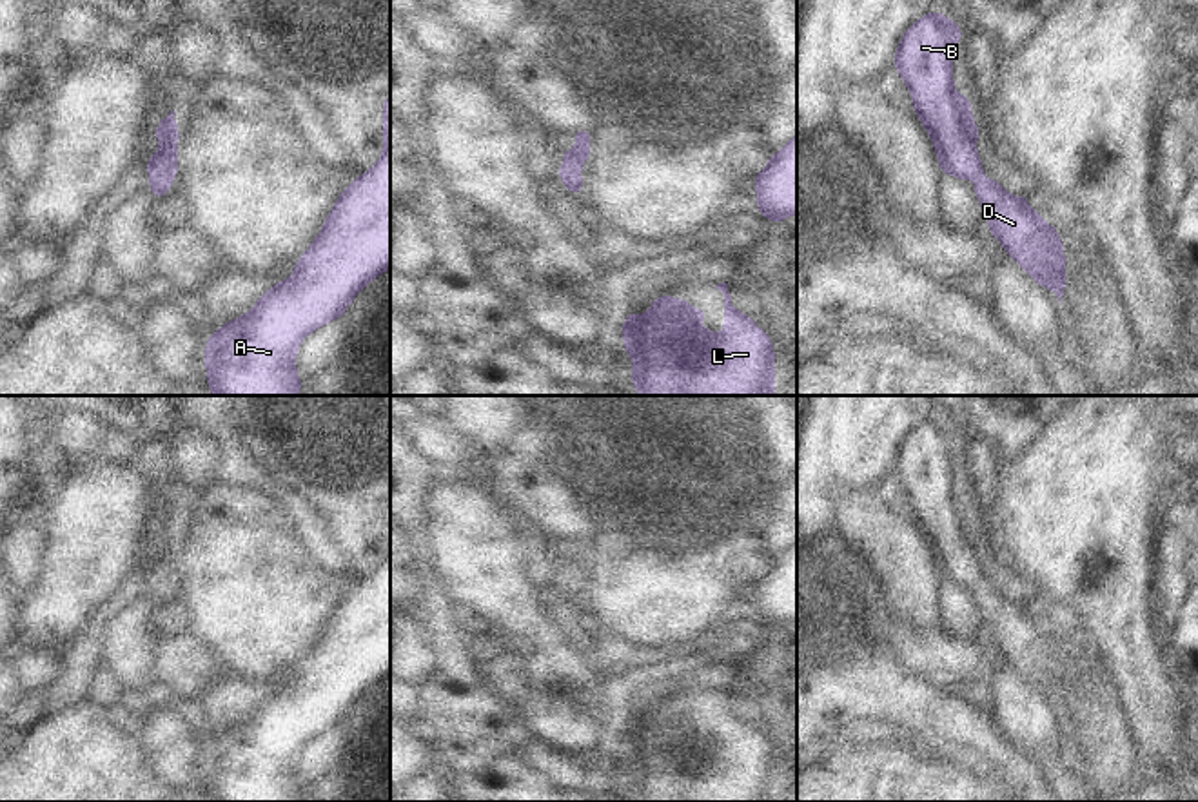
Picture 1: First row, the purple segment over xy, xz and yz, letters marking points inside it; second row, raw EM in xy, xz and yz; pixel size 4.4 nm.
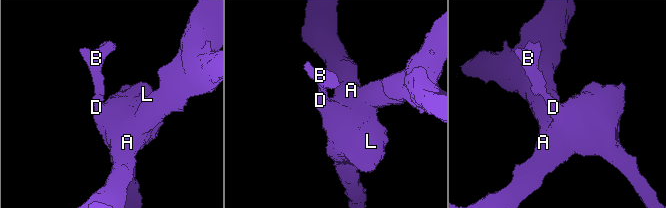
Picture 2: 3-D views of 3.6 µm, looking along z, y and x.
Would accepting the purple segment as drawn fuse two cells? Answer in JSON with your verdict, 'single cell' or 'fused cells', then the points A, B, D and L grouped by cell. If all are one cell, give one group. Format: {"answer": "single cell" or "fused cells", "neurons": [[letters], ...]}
{"answer": "single cell", "neurons": [["A", "B", "D", "L"]]}

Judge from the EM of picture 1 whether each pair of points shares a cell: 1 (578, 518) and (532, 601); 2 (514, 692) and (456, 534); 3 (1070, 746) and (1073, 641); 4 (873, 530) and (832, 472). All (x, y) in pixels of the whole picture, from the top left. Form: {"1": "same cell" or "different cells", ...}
{"1": "different cells", "2": "different cells", "3": "different cells", "4": "different cells"}

